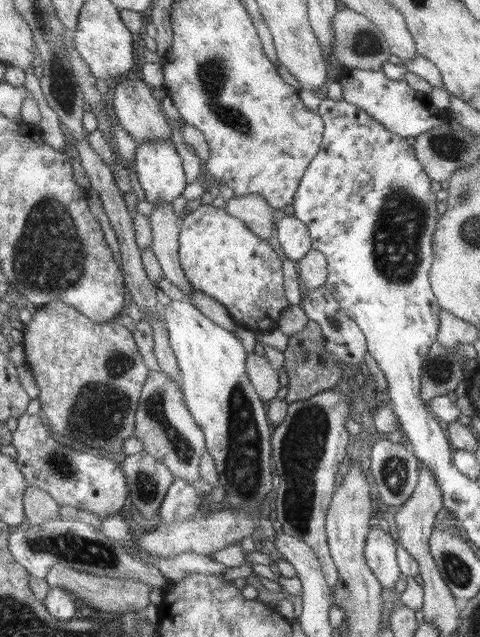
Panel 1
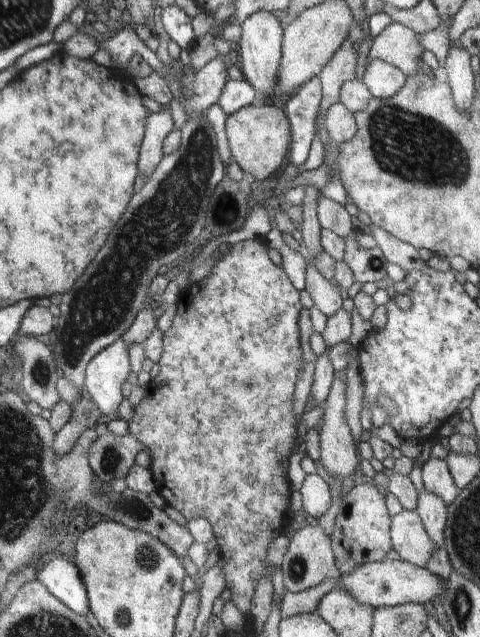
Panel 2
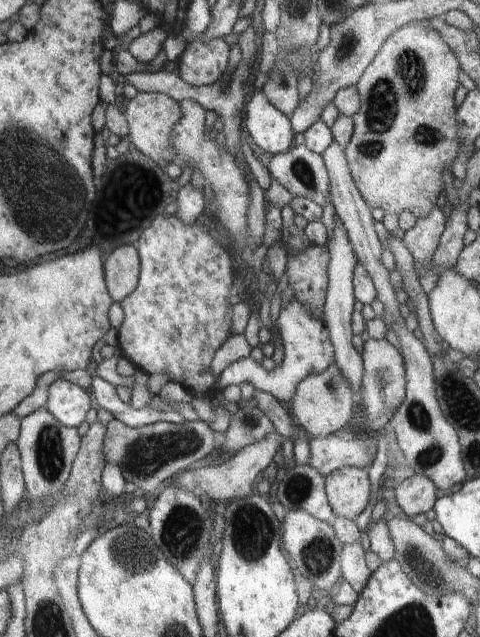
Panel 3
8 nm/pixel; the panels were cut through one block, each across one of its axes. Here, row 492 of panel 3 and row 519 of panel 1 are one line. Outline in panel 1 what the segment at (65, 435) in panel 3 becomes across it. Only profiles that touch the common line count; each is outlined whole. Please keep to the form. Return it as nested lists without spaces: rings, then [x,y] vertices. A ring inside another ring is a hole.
[[[27,486],[23,494],[26,522],[42,524],[43,522],[58,519],[59,504],[44,490]]]

